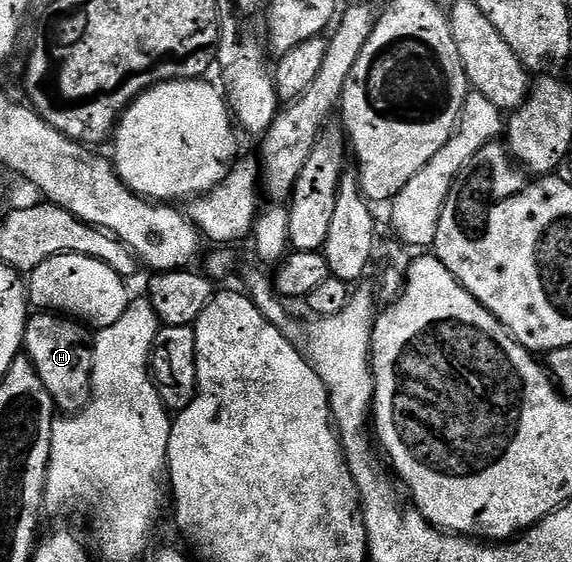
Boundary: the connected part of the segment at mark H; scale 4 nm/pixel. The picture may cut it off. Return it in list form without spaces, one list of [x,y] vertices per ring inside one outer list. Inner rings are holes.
[[[37,311],[25,322],[24,356],[35,367],[54,406],[72,415],[85,408],[93,383],[93,342],[84,324],[55,312]]]

